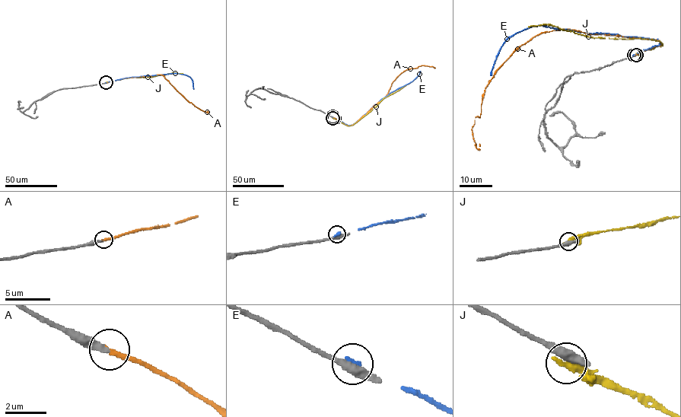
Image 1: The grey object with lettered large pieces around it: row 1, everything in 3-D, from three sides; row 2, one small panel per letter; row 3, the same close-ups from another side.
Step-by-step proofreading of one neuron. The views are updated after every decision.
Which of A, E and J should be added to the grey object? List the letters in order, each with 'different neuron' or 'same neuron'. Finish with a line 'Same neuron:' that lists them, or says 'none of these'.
A: same neuron
E: different neuron
J: different neuron
Same neuron: A

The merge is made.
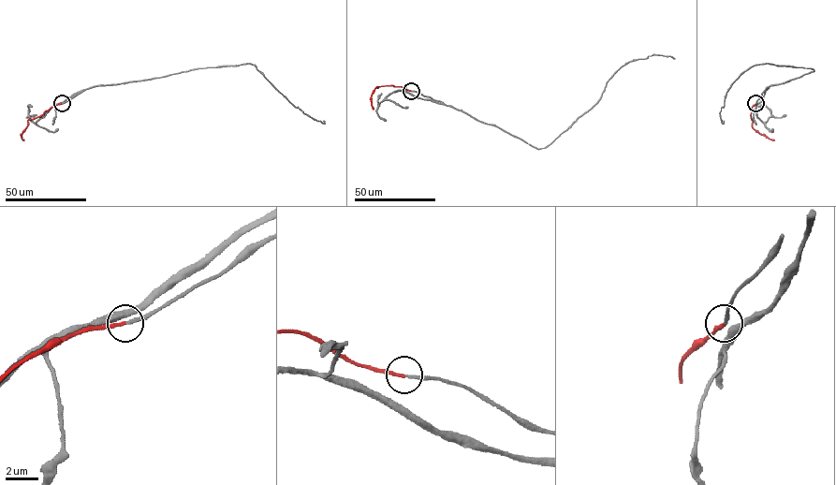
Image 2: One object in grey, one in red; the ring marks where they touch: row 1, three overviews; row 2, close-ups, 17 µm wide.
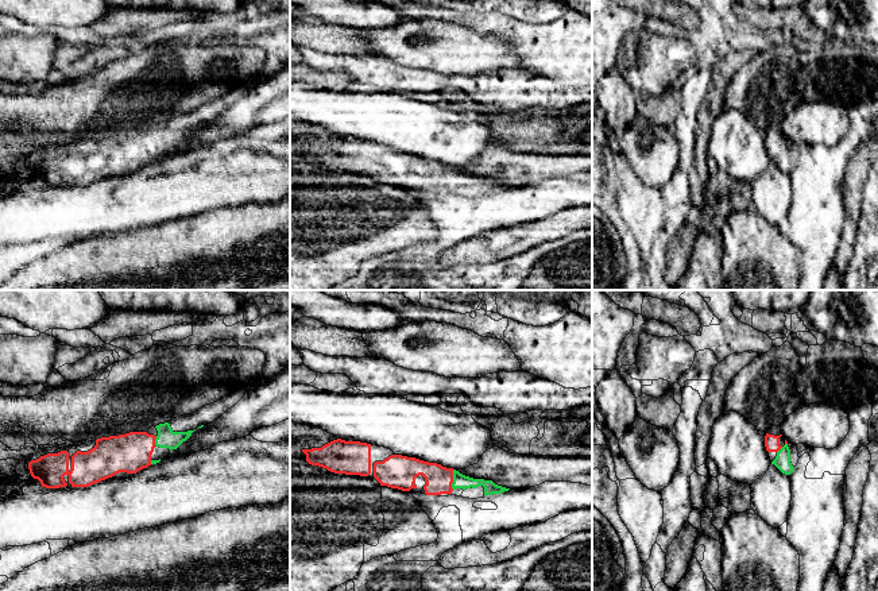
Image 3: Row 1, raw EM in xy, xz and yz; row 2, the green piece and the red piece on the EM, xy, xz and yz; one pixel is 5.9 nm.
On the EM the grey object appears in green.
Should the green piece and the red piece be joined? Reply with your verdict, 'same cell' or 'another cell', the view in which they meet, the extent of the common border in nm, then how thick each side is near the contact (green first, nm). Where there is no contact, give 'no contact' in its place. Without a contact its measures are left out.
same cell; meets green in xz; contact 120 nm long; 90 nm thick on the green side, 160 nm on the other

